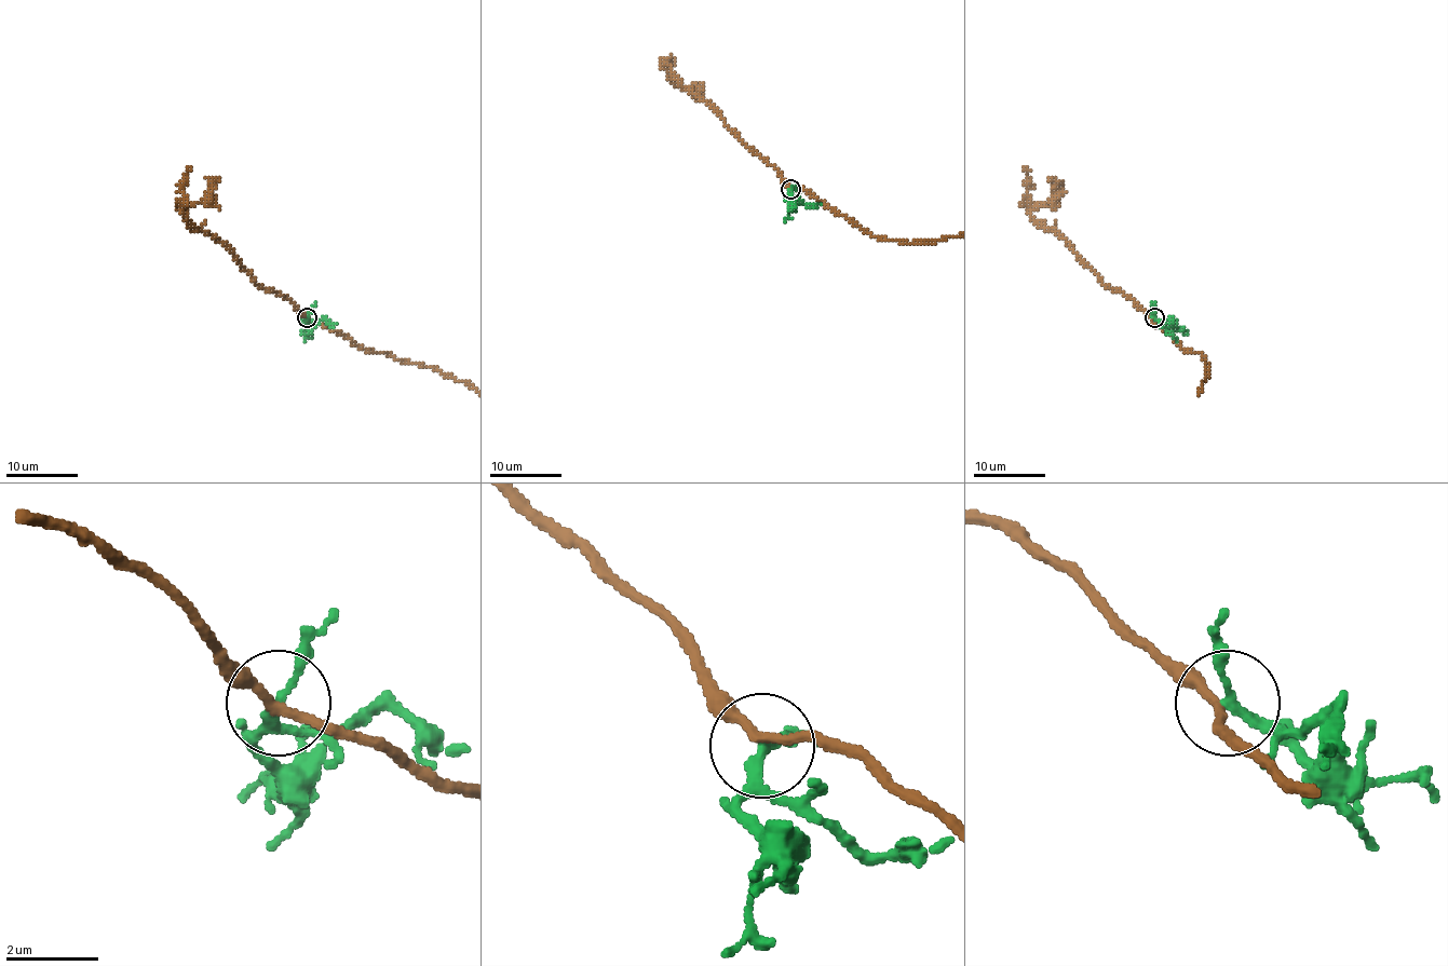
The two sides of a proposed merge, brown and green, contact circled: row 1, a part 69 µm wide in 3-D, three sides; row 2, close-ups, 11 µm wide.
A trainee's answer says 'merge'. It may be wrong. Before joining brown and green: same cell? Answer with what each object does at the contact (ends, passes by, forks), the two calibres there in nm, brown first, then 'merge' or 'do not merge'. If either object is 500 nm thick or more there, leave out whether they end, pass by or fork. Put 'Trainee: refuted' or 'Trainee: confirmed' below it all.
brown passes by; green passes by; 200 nm thick on the brown side, 190 nm on the other; do not merge
Trainee: refuted

